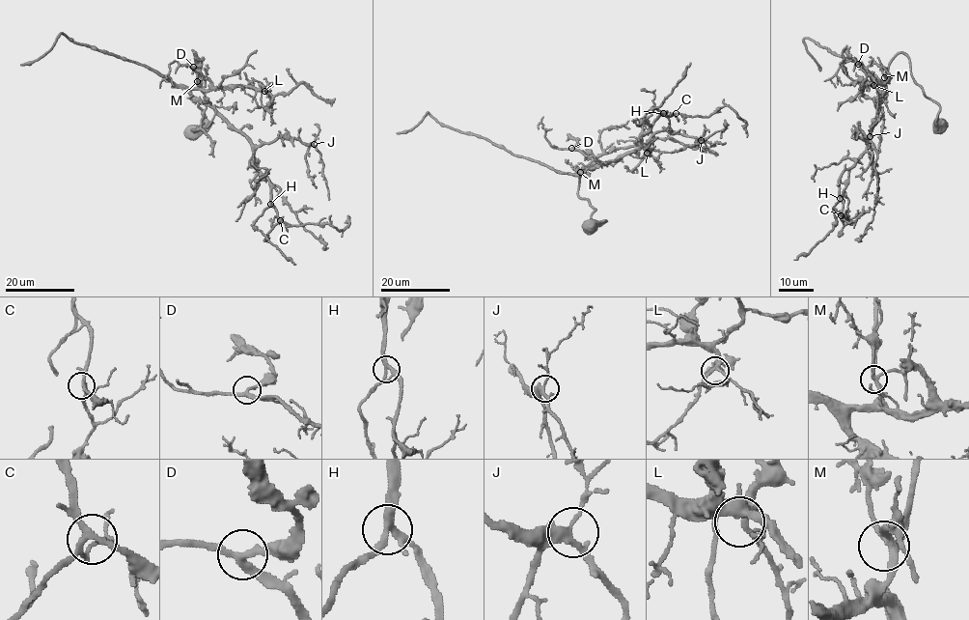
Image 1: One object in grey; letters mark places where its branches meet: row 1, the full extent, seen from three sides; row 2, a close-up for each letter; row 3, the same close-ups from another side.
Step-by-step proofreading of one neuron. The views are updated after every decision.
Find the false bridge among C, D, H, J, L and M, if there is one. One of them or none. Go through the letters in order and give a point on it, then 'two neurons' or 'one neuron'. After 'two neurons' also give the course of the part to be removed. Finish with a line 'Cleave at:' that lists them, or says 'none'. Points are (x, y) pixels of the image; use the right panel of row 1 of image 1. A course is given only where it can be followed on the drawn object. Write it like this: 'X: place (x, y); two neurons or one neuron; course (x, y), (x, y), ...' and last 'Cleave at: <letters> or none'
C: place (841, 215); one neuron
D: place (858, 64); one neuron
H: place (840, 198); one neuron
J: place (870, 136); one neuron
L: place (873, 85); one neuron
M: place (884, 77); one neuron
Cleave at: none

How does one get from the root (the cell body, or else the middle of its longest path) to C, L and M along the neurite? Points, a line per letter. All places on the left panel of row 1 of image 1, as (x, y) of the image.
C: (193, 133), (205, 117), (196, 58), (198, 86), (191, 95), (246, 137), (250, 163), (269, 181), (280, 220)
L: (193, 133), (198, 131), (205, 117), (198, 105), (206, 98), (195, 58), (201, 89), (247, 86), (264, 91)
M: (193, 133), (198, 131), (205, 117), (198, 105), (206, 95), (195, 58), (197, 81)

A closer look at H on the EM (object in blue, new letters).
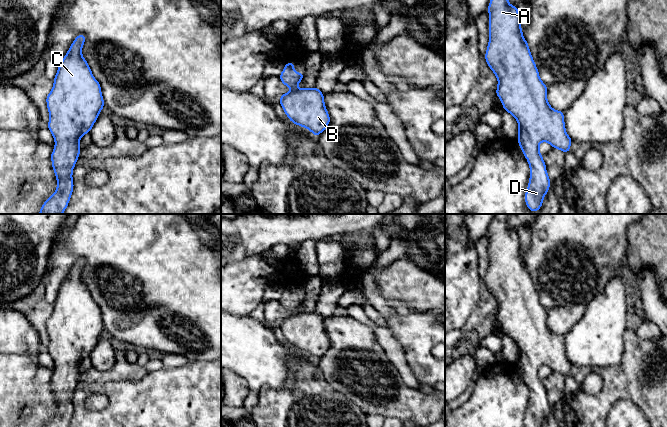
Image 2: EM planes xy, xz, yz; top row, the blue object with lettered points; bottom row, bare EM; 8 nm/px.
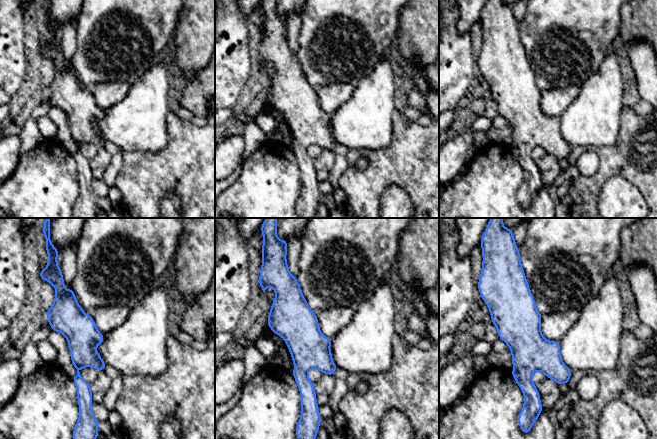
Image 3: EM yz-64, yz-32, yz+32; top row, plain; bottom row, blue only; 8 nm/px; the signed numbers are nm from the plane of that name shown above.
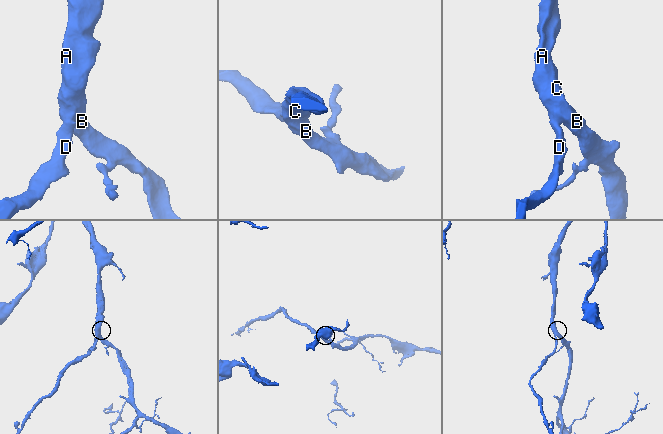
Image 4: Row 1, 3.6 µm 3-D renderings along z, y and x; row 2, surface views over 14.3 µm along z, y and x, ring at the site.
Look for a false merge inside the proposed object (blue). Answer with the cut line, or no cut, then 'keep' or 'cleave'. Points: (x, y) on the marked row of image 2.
cut none; keep

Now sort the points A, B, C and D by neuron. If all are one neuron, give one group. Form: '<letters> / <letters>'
A B C D

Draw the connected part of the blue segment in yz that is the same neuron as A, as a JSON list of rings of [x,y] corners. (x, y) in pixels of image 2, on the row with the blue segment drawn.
[[[490,0],[487,10],[490,16],[490,37],[485,59],[498,79],[496,95],[500,98],[504,111],[512,114],[518,122],[518,143],[530,166],[525,202],[530,211],[537,212],[550,188],[550,178],[539,144],[546,141],[553,148],[567,153],[573,140],[566,133],[564,112],[554,110],[547,101],[547,85],[541,81],[528,43],[523,38],[517,6],[510,5],[508,0]]]

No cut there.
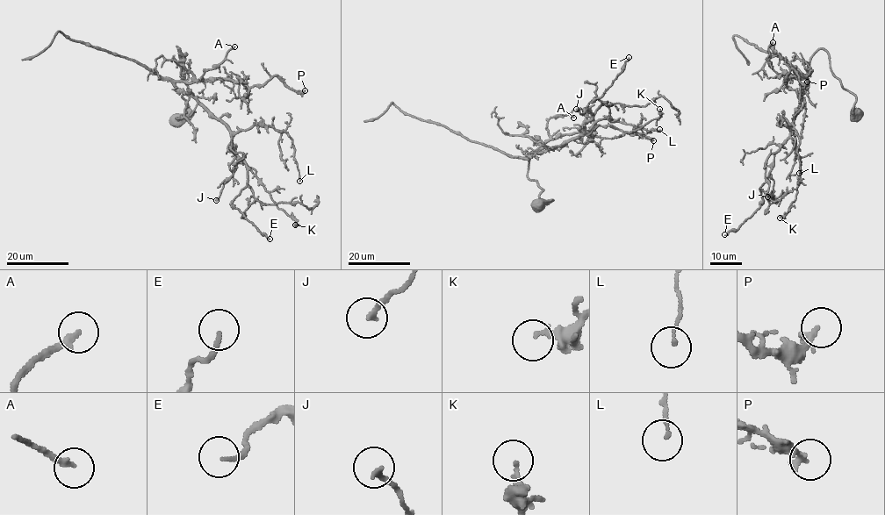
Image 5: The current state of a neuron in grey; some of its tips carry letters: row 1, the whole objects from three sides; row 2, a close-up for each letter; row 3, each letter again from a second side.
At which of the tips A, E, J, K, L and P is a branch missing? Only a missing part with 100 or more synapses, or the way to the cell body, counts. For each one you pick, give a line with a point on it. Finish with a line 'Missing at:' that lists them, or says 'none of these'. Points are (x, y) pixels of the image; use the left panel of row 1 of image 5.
Missing at: none of these

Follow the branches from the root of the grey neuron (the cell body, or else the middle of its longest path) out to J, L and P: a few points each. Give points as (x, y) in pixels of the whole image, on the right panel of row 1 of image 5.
J: (857, 115), (855, 96), (819, 49), (809, 60), (790, 137), (774, 155), (767, 196)
L: (857, 115), (855, 96), (819, 49), (794, 124), (779, 119), (800, 139), (799, 173)
P: (857, 115), (855, 96), (823, 49), (805, 75), (784, 82), (793, 69), (807, 82)

